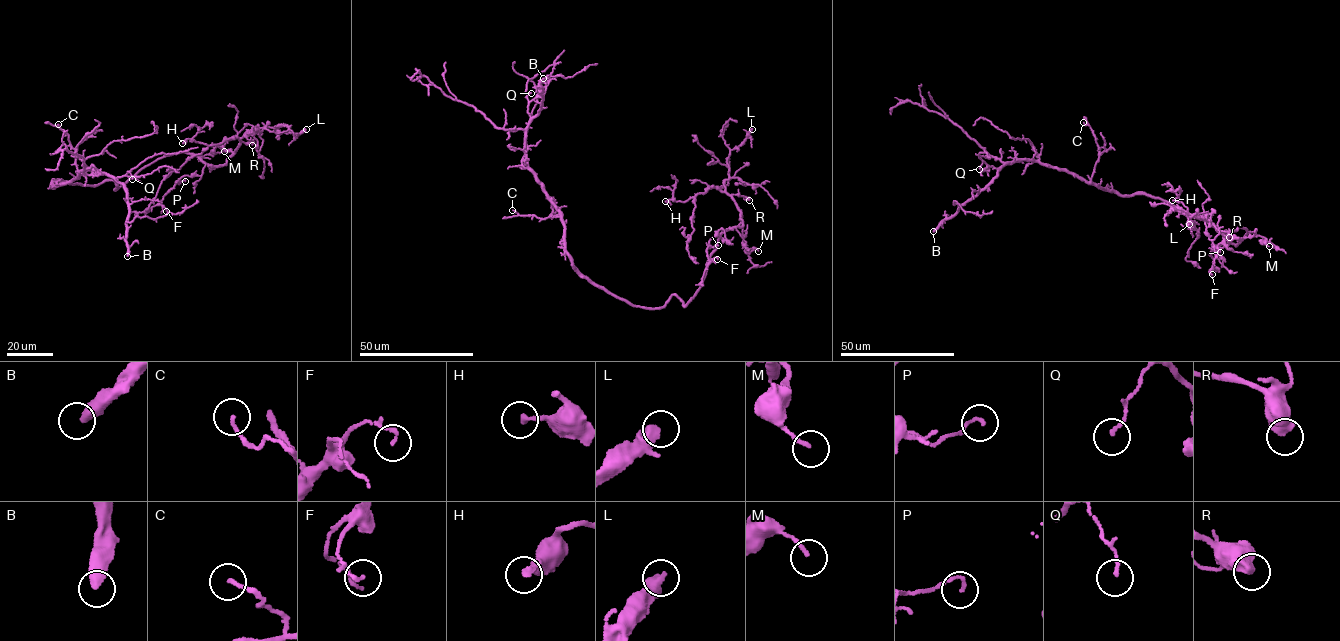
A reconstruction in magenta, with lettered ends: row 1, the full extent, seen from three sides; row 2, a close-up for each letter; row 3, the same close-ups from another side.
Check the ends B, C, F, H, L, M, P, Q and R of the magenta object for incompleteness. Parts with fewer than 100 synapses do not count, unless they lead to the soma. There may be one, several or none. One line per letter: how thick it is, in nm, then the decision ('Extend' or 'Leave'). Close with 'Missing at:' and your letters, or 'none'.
B: Thickness 460 nm. Extend
C: Thickness 130 nm. Leave
F: Thickness 120 nm. Leave
H: Thickness 150 nm. Leave
L: Thickness 400 nm. Leave
M: Thickness 160 nm. Leave
P: Thickness 130 nm. Leave
Q: Thickness 140 nm. Leave
R: Thickness 550 nm. Leave
Missing at: B

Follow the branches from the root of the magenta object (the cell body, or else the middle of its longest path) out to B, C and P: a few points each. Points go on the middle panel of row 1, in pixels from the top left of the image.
B: (635, 306), (595, 286), (575, 268), (566, 251), (561, 214), (528, 166), (525, 128), (542, 106), (543, 78)
C: (635, 306), (595, 286), (575, 268), (566, 251), (561, 215), (544, 218), (518, 215), (512, 210)
P: (635, 306), (664, 306), (673, 294), (686, 305), (701, 286), (722, 228), (710, 240), (711, 246), (718, 245)

